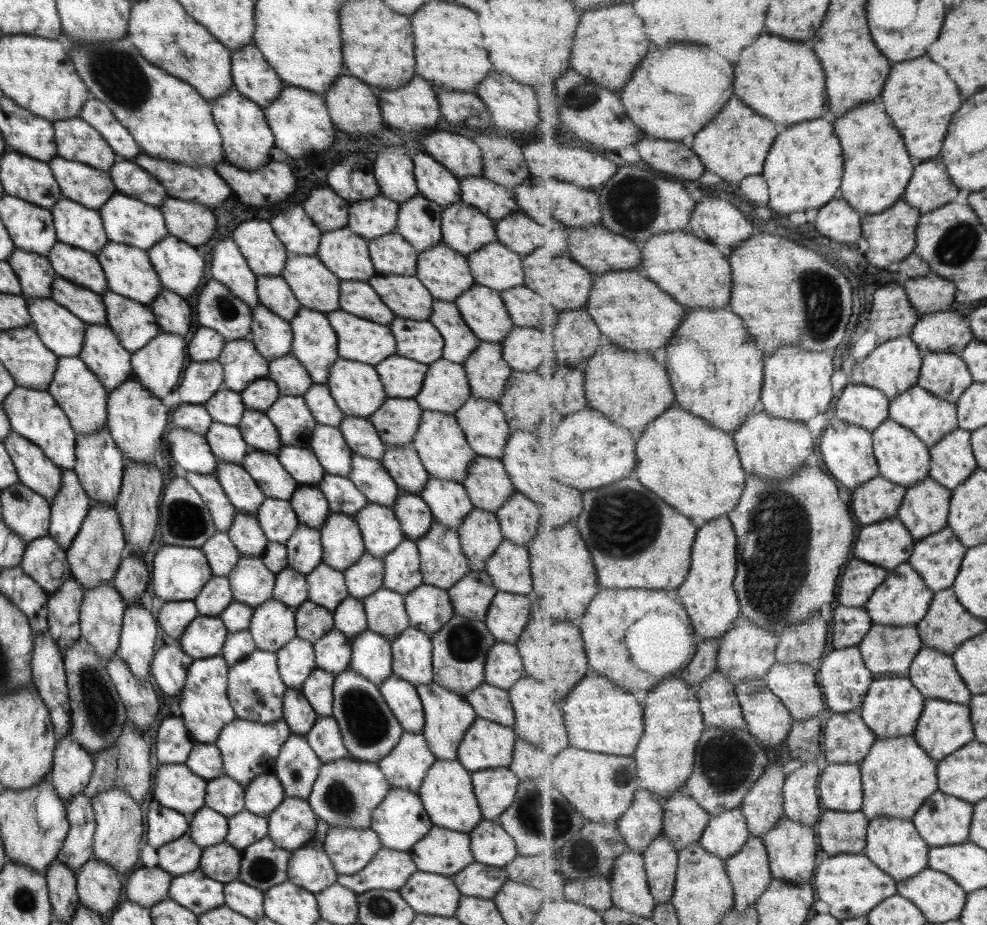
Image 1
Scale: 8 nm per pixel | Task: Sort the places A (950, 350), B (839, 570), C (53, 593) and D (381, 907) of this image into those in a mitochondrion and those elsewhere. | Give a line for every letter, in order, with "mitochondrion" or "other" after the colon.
A: other
B: other
C: other
D: mitochondrion

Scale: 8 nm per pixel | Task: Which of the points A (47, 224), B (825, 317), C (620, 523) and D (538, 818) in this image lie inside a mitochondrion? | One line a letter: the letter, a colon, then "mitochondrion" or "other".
A: other
B: mitochondrion
C: mitochondrion
D: mitochondrion

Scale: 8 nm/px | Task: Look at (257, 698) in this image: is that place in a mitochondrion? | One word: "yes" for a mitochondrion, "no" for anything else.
yes

